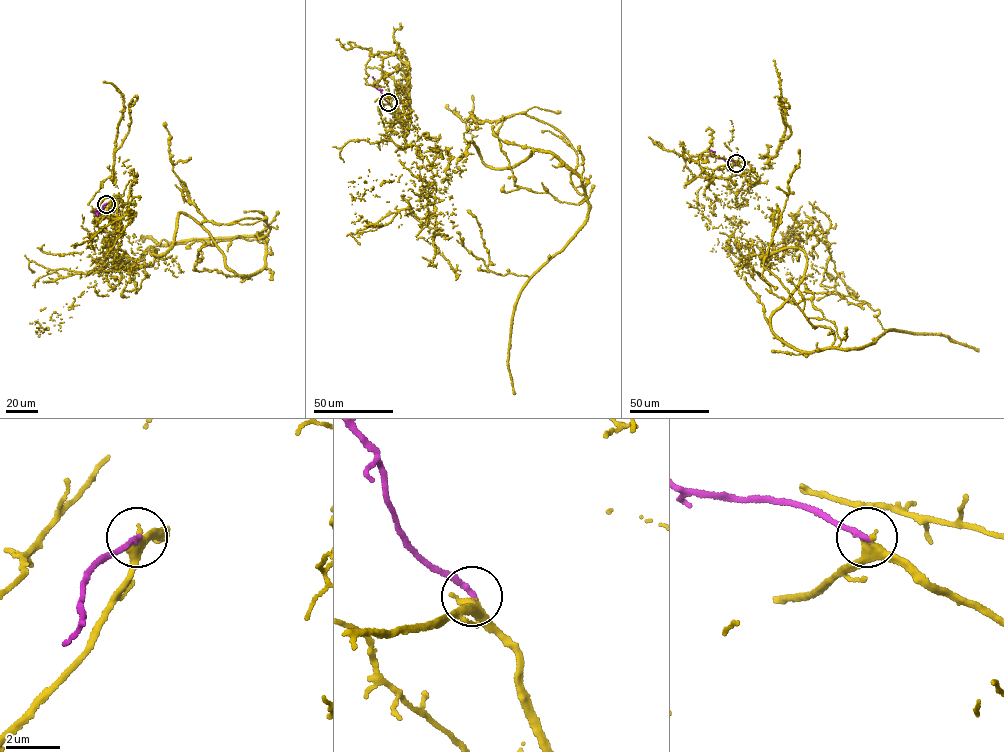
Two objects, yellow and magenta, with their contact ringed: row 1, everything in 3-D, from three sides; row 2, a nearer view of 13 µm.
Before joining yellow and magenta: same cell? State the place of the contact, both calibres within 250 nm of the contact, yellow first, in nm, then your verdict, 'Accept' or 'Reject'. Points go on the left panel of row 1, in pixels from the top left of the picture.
Place: (106, 204). Thickness 400 nm (yellow) against 200 nm. Accept

